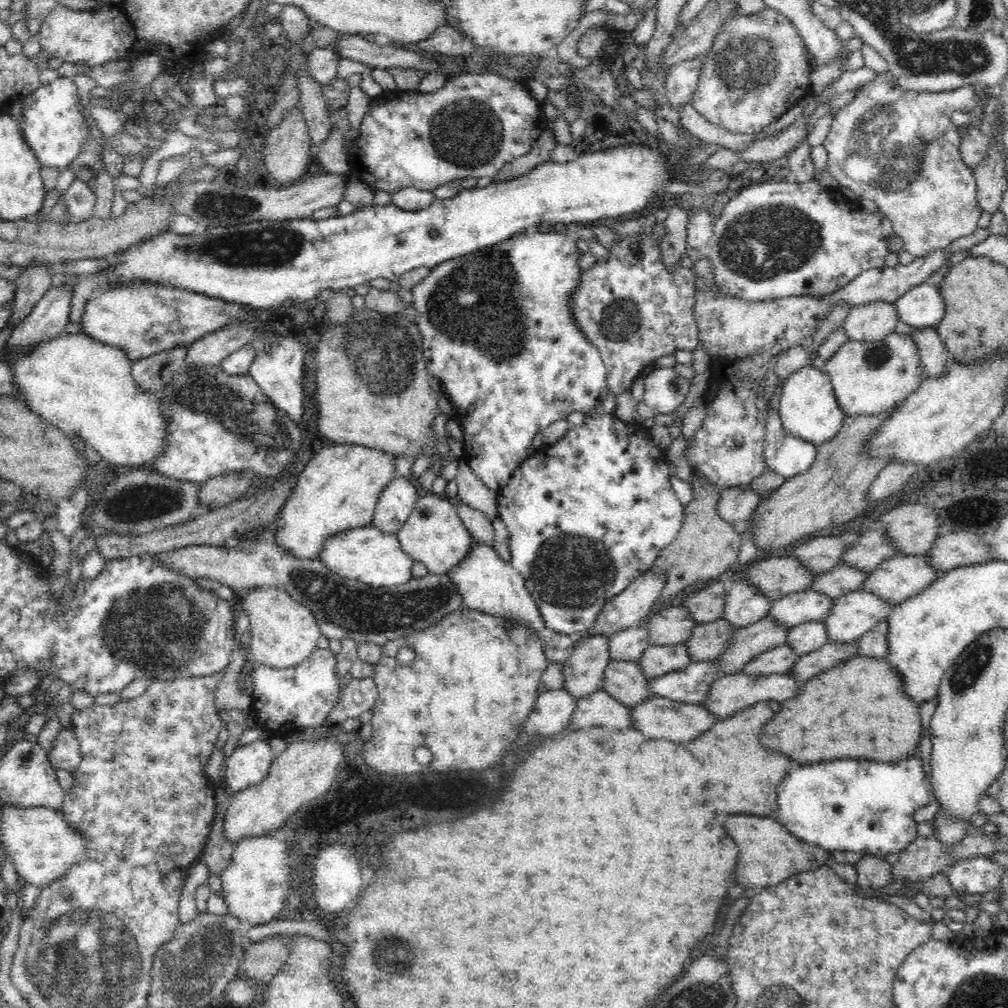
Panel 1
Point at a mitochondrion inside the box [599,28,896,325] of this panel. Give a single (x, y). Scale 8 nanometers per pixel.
(767, 241)

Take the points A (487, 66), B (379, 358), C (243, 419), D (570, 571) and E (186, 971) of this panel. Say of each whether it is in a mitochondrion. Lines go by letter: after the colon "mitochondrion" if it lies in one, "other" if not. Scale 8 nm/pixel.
A: other
B: mitochondrion
C: mitochondrion
D: mitochondrion
E: mitochondrion

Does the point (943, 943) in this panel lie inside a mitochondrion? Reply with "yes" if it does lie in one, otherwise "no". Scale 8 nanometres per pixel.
no

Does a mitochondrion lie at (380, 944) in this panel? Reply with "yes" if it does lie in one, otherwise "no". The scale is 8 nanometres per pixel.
yes

